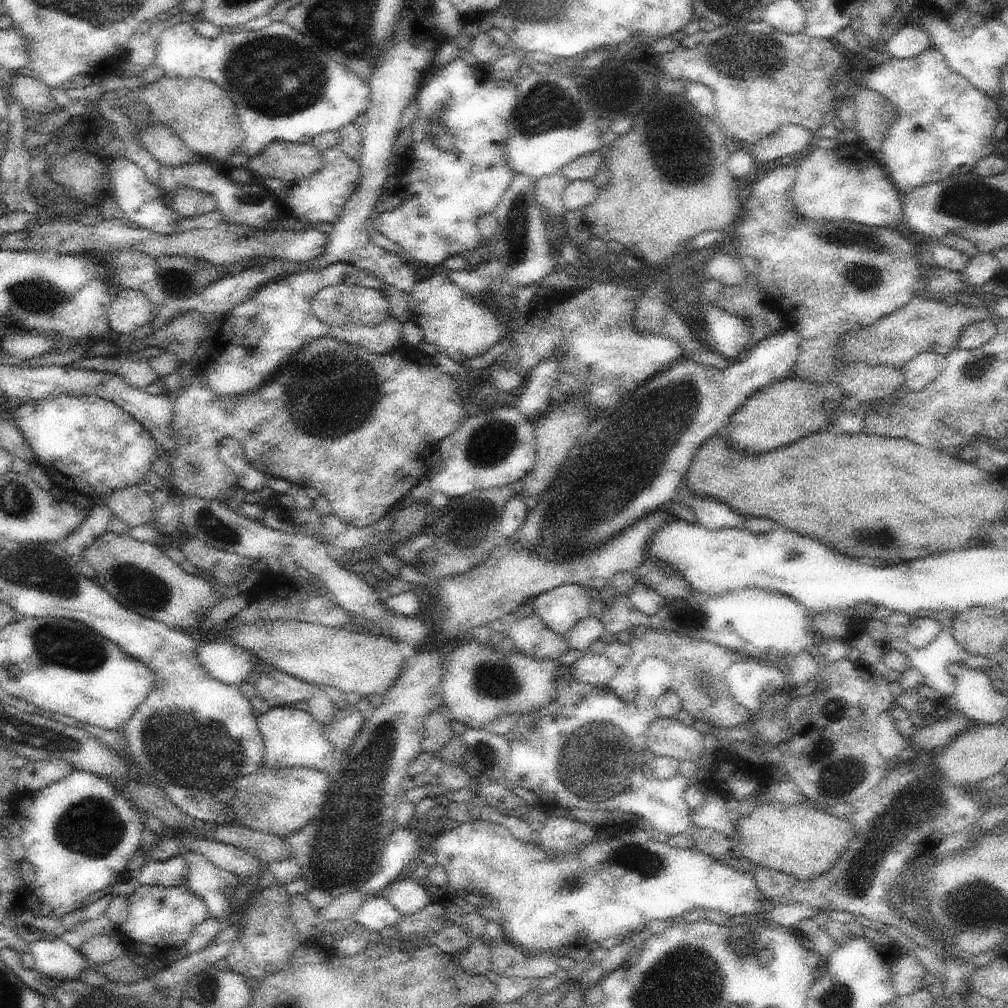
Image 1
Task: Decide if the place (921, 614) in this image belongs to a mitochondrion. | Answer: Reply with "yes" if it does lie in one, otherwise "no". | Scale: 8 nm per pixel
no

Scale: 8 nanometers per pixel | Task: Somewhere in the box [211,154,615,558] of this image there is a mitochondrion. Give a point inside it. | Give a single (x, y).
(342, 417)

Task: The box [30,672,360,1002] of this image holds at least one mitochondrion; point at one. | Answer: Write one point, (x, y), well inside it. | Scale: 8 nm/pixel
(92, 827)

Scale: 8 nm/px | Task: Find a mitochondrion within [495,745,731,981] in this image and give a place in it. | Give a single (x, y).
(637, 859)

